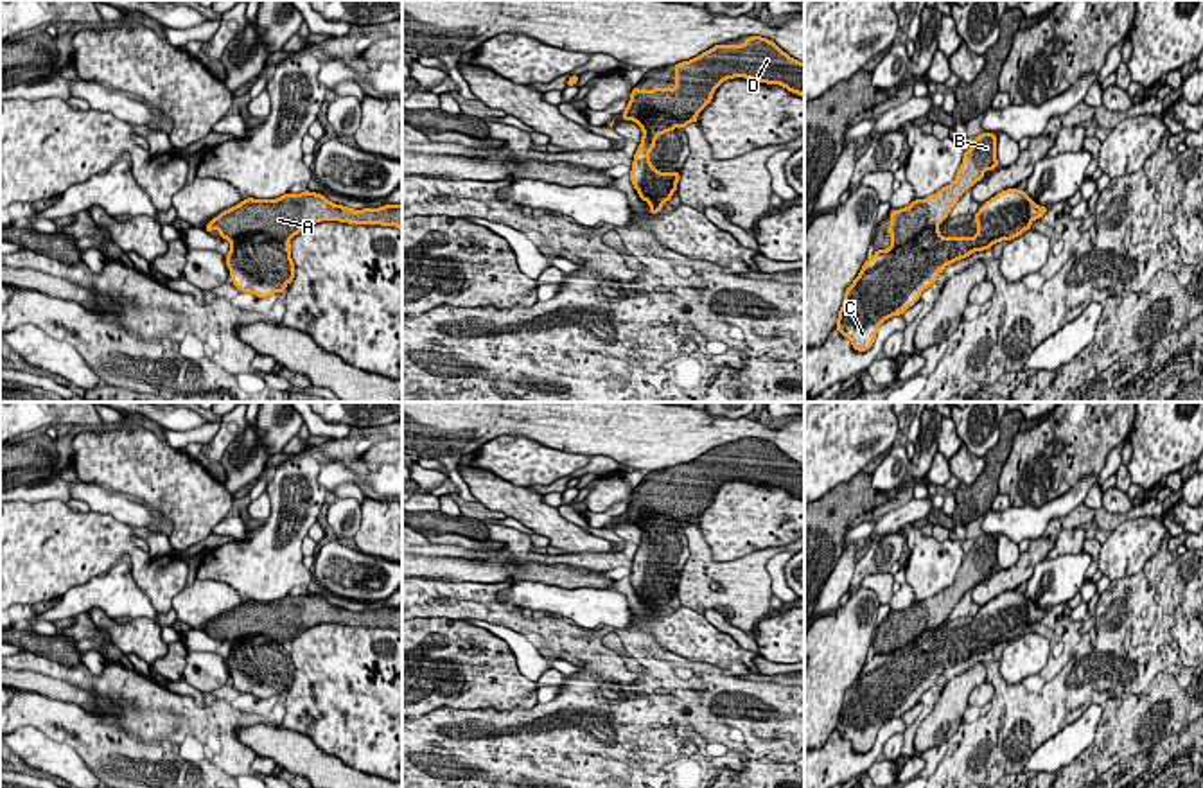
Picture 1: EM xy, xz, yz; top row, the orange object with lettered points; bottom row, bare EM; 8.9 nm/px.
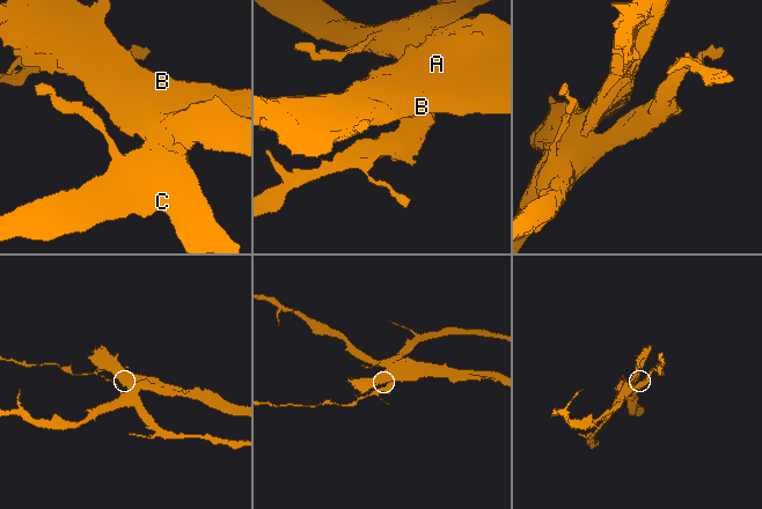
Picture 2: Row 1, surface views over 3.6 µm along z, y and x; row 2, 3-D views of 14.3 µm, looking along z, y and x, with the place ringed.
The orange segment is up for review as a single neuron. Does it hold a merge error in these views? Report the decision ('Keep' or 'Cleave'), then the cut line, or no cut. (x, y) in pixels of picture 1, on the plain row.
Cleave. Split along xy (288, 641), (237, 636), (230, 643)

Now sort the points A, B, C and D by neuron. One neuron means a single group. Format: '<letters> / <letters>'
A B D / C

